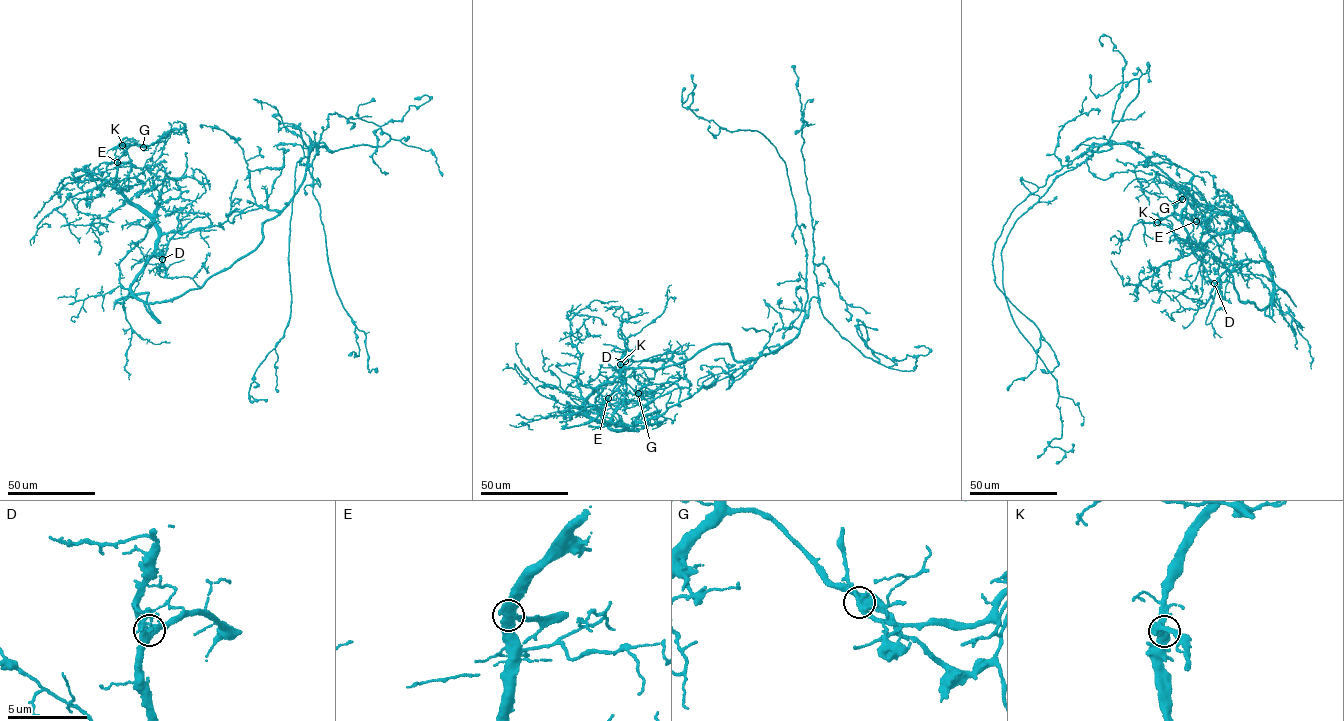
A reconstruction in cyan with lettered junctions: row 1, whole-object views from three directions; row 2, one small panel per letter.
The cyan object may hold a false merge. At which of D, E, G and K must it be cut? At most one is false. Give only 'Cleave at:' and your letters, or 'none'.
Cleave at: G

